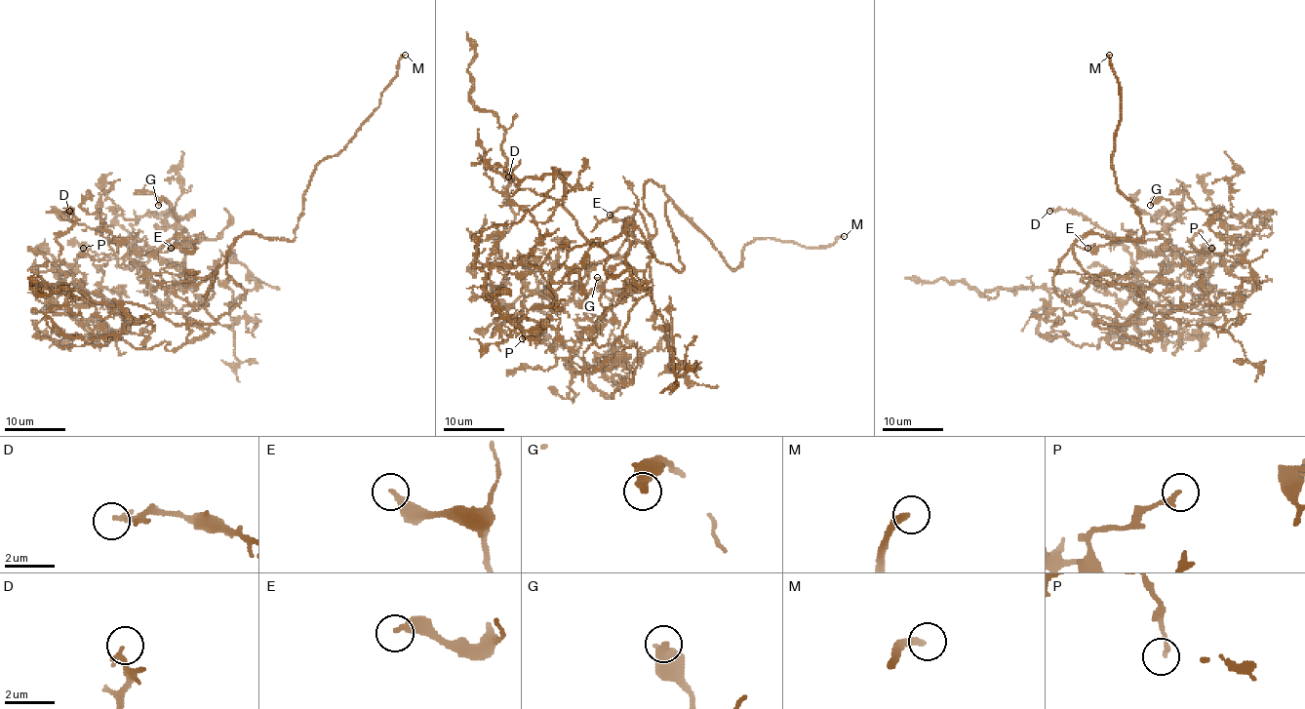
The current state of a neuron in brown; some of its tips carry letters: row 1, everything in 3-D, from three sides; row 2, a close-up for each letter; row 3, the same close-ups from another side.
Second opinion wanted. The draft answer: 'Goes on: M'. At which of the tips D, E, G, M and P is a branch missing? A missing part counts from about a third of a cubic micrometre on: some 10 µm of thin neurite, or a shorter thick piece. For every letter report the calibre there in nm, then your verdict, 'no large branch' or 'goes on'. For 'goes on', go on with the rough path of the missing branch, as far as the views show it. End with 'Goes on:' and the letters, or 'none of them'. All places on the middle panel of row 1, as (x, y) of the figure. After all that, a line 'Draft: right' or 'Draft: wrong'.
D: 220 nm thick; no large branch
E: 240 nm thick; no large branch
G: 400 nm thick; no large branch
M: 280 nm thick; goes on
P: 190 nm thick; no large branch
Goes on: M
Draft: right

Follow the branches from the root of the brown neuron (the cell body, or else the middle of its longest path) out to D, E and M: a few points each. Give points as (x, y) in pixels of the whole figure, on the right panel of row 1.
D: (1096, 277), (1144, 303), (1095, 323), (1149, 351), (1112, 346), (1163, 330), (1132, 297), (1132, 256), (1049, 211)
E: (1096, 277), (1071, 250), (1053, 290), (1075, 297), (1103, 272), (1152, 282), (1175, 254), (1130, 237), (1087, 248)
M: (1096, 277), (1075, 257), (1079, 240), (1087, 234), (1143, 237), (1111, 157), (1120, 84), (1109, 55)

